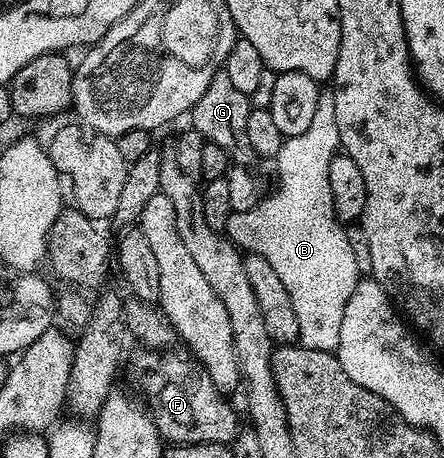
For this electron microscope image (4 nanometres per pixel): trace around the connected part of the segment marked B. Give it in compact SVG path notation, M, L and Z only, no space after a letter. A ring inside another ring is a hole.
M325 90L319 98L315 118L311 118L311 126L307 126L303 134L295 134L281 141L281 149L275 157L277 172L281 175L281 185L270 196L268 193L258 200L251 211L234 212L224 231L224 235L234 242L239 242L242 249L249 248L245 250L265 256L267 262L271 262L275 274L279 274L283 286L287 286L287 294L291 294L291 306L295 306L295 318L299 318L297 339L300 347L332 353L336 353L339 346L339 326L343 326L343 310L347 306L347 298L351 298L359 279L348 234L339 223L337 215L333 213L329 167L340 148L341 139L339 126L335 122L333 93Z

